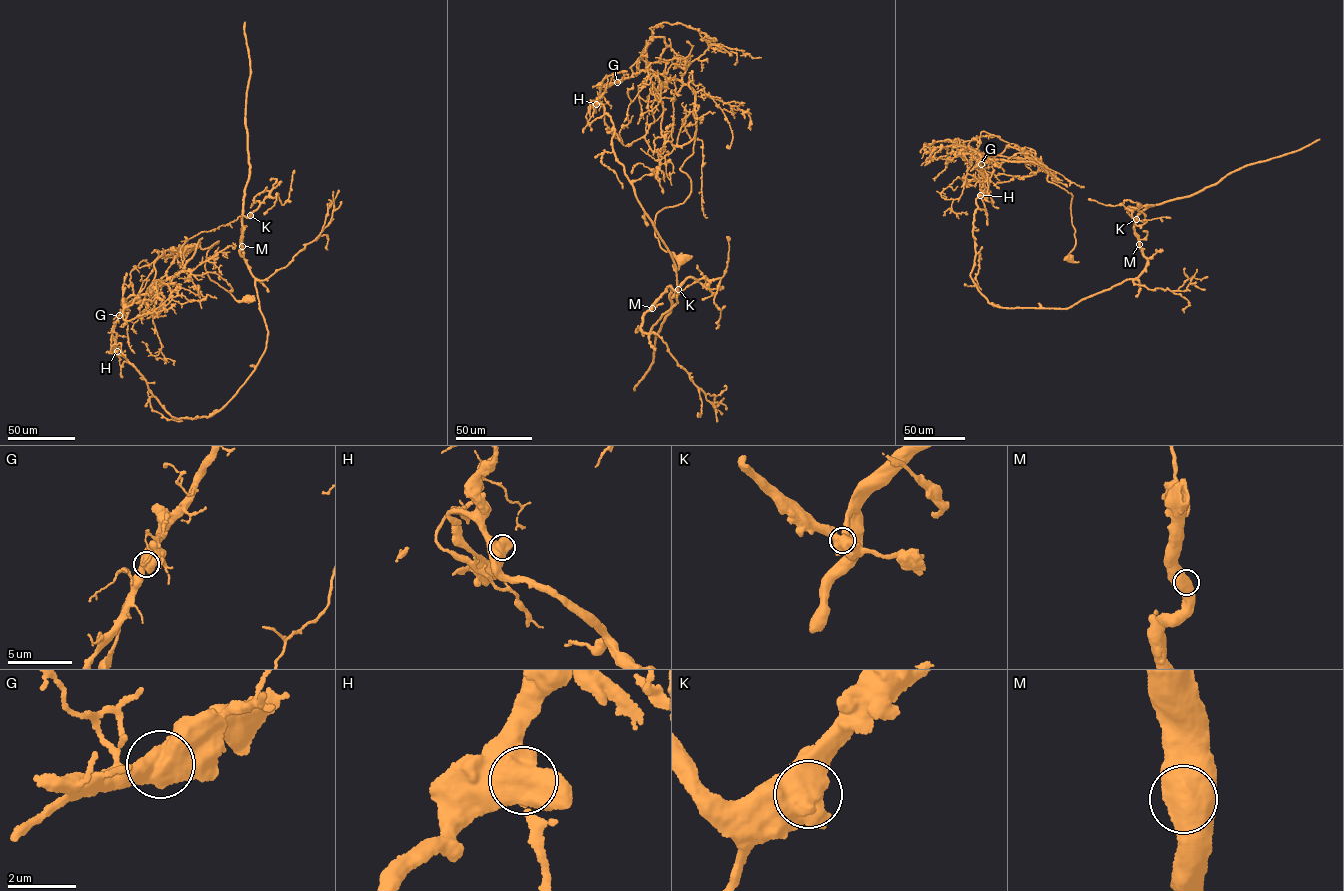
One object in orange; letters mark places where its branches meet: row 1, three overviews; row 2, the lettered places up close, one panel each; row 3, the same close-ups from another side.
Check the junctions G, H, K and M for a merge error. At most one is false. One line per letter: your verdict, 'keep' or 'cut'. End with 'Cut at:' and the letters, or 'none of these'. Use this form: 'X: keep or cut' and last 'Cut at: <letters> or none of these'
G: cut
H: keep
K: keep
M: keep
Cut at: G

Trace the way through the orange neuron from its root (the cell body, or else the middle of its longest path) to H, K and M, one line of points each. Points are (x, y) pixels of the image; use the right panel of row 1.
H: (1069, 258), (1076, 242), (1072, 196), (1047, 180), (1044, 167), (988, 158), (973, 149), (979, 153), (980, 195)
K: (1069, 258), (1071, 194), (1044, 167), (973, 149), (970, 274), (993, 305), (1066, 309), (1135, 279), (1136, 219)
M: (1069, 258), (1071, 194), (1044, 167), (973, 149), (970, 274), (993, 305), (1067, 309), (1137, 277), (1139, 244)

